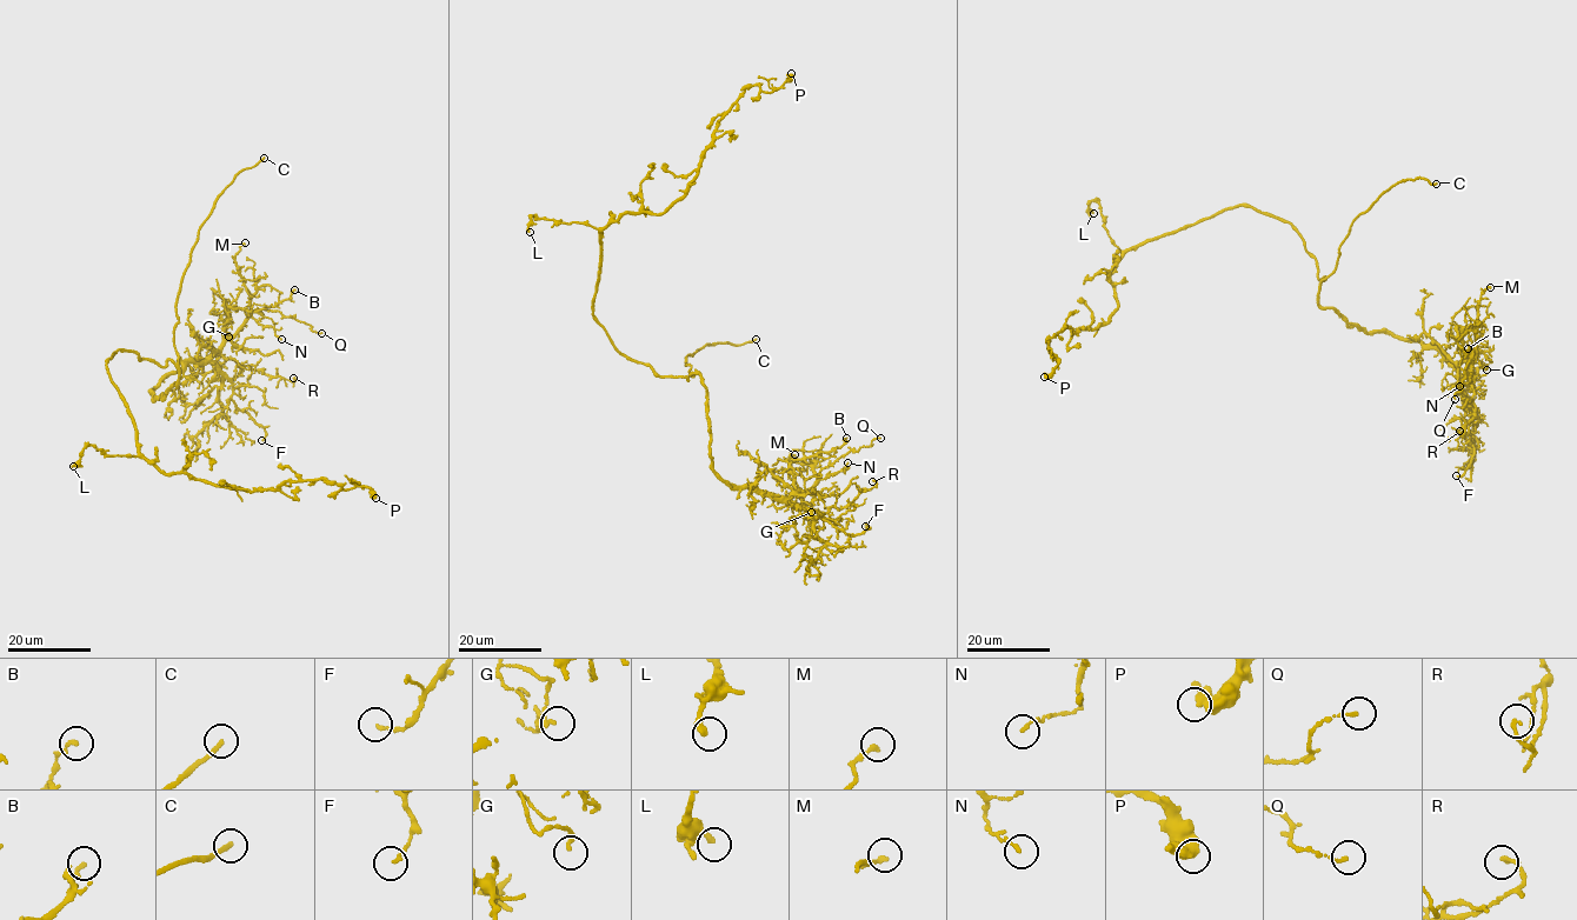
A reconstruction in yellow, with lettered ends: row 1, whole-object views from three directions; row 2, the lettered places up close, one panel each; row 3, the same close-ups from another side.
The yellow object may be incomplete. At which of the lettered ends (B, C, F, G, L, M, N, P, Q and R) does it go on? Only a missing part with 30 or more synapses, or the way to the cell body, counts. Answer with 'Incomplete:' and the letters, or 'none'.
Incomplete: C

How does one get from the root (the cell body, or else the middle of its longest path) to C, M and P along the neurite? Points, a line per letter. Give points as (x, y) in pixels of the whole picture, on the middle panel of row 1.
C: (617, 350), (660, 377), (689, 379), (696, 371), (692, 377), (685, 357), (706, 344), (738, 345), (756, 339)
M: (617, 350), (660, 377), (699, 374), (712, 471), (724, 480), (791, 498), (817, 477), (787, 459), (794, 454)
P: (617, 350), (593, 312), (600, 228), (624, 214), (665, 212), (684, 194), (745, 90), (773, 92), (791, 73)

